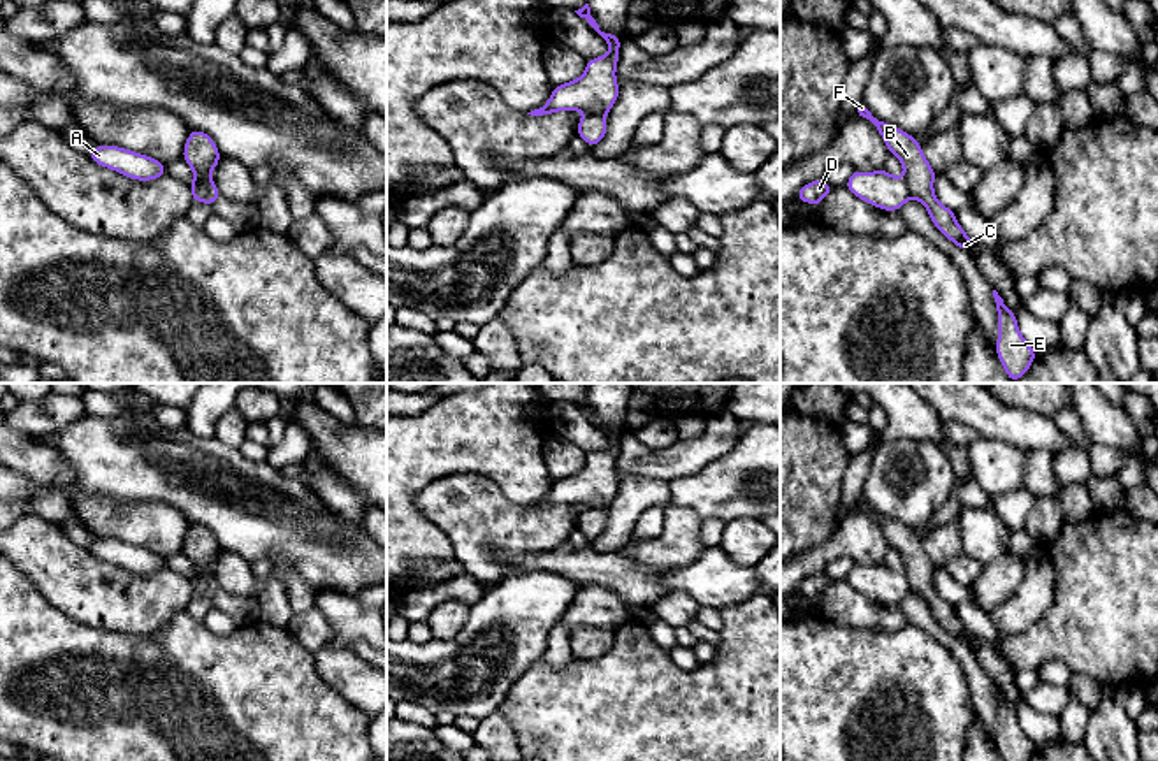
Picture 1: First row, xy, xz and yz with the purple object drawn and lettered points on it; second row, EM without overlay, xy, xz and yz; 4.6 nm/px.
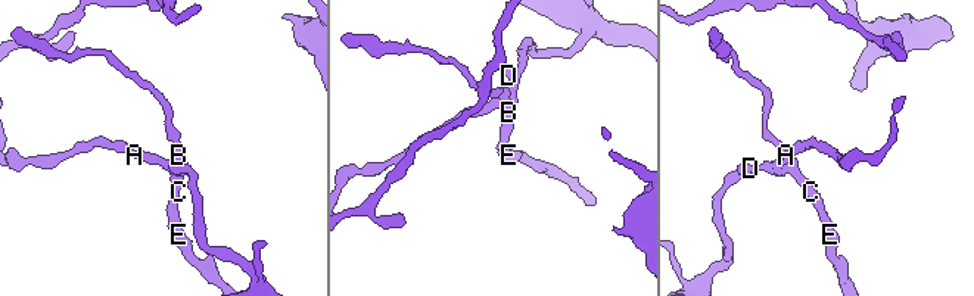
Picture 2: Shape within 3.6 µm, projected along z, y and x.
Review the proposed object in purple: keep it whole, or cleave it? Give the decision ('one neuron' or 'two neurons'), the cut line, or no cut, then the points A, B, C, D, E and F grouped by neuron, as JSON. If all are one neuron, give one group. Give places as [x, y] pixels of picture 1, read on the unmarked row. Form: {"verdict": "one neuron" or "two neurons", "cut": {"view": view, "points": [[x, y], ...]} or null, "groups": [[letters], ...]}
{"verdict": "two neurons", "cut": {"view": "xy", "points": [[209, 572], [192, 577]]}, "groups": [["A", "D"], ["B", "C", "E", "F"]]}

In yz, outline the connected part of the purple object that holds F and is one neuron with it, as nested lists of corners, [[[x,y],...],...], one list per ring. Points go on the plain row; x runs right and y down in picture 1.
[[[859,496],[854,510],[868,513],[882,529],[889,548],[900,552],[905,562],[905,575],[908,578],[910,591],[923,596],[930,606],[933,619],[963,645],[972,641],[973,633],[956,615],[956,606],[940,598],[933,585],[933,573],[937,566],[923,548],[921,538],[907,525],[891,520],[875,511],[865,496]]]

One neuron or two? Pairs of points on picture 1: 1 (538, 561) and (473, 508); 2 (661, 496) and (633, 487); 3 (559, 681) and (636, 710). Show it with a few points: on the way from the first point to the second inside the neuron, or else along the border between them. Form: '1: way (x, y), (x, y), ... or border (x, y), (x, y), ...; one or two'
1: border (564, 540), (550, 550), (522, 554), (503, 572); two
2: way (654, 492), (640, 492); one
3: way (578, 700), (589, 710), (617, 710); one

